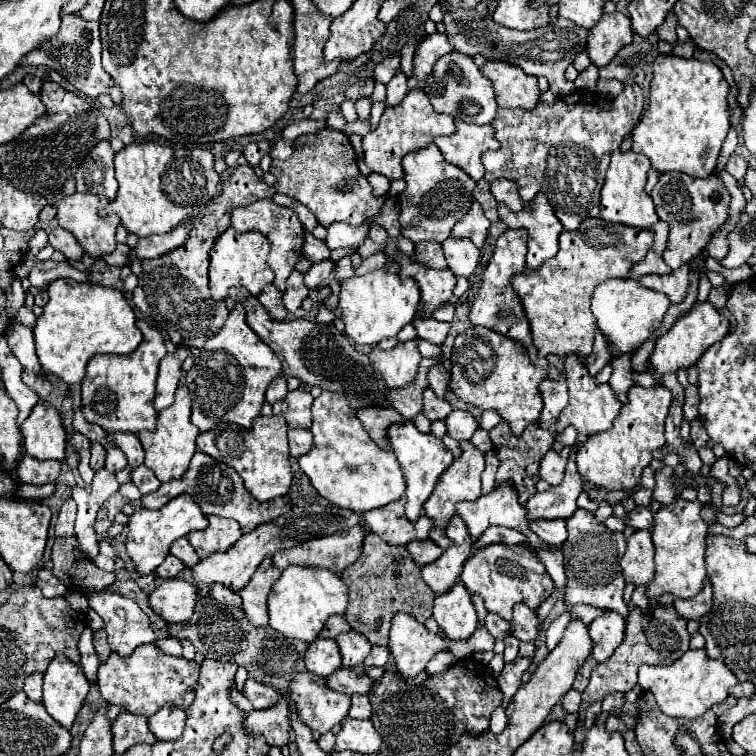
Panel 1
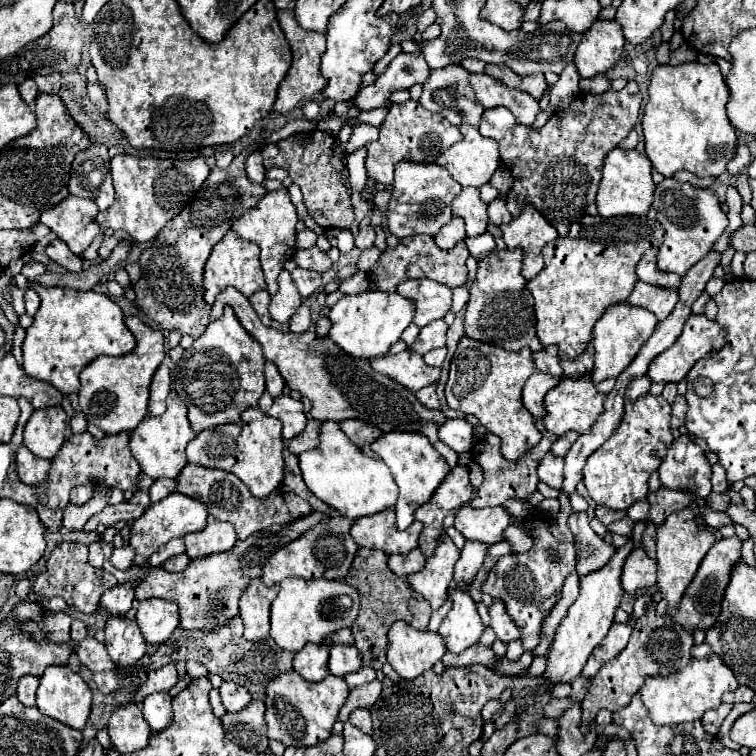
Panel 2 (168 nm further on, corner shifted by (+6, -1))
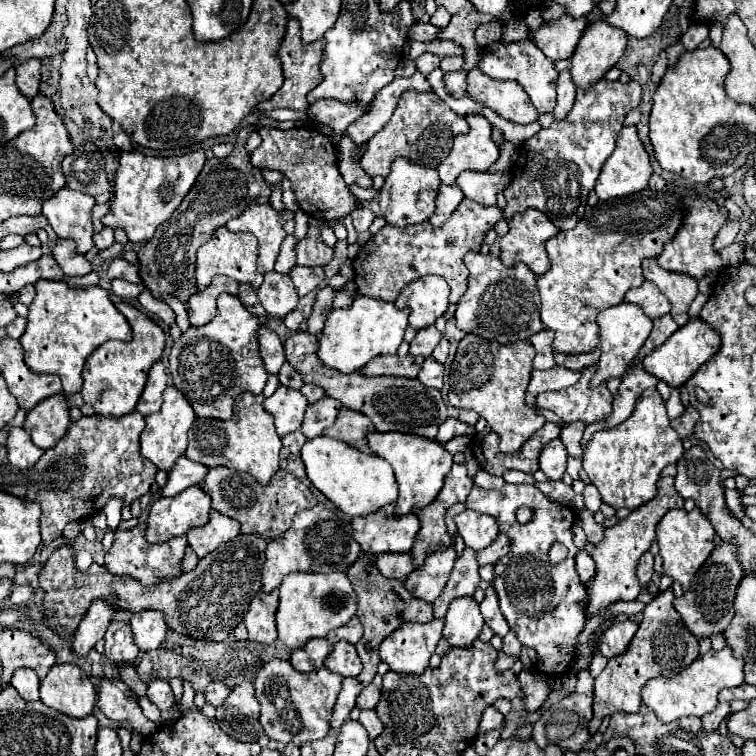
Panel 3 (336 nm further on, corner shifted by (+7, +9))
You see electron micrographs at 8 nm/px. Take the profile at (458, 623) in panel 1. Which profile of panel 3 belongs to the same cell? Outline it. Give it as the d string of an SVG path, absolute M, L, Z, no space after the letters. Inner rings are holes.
M456 598L444 616L444 638L452 646L470 646L484 626L478 602L474 598Z

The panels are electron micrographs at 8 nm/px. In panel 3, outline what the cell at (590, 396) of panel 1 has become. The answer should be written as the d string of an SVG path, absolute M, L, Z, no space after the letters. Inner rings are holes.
M584 370L580 380L576 384L568 386L568 390L544 392L538 396L536 404L540 408L552 410L564 422L580 420L580 422L592 424L596 420L610 416L612 400L614 400L614 396L608 392L606 384L592 388L590 374L588 374L588 370Z

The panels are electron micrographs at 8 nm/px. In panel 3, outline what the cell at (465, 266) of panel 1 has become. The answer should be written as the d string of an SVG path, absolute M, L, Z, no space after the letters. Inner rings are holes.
M442 184L438 190L438 198L436 198L436 212L430 218L432 226L442 226L452 212L460 206L460 202L464 200L464 194L458 186L446 186Z

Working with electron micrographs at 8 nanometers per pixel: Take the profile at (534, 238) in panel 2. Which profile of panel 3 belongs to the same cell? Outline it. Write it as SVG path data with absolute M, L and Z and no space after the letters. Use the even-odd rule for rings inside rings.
M528 208L524 214L514 214L508 224L508 234L500 238L502 262L506 266L524 262L536 276L544 274L550 268L544 242L558 234L556 226L548 222L548 216L544 212L534 208Z

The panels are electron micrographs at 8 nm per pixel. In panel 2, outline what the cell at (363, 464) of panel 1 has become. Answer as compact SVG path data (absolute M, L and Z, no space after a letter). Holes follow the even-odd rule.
M323 422L321 444L317 450L307 450L299 454L299 468L307 488L325 504L335 508L341 516L363 518L377 512L383 512L395 506L399 488L387 464L383 460L373 460L365 456L353 442L341 432L337 422ZM327 492L327 494L319 494Z

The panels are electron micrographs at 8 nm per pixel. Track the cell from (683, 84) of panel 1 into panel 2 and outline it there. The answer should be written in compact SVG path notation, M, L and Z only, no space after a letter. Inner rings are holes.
M699 62L657 66L651 76L649 102L643 116L645 148L653 168L665 178L677 170L689 170L699 178L721 176L727 162L735 156L739 140L725 112L727 98L729 90L715 62L709 66Z

